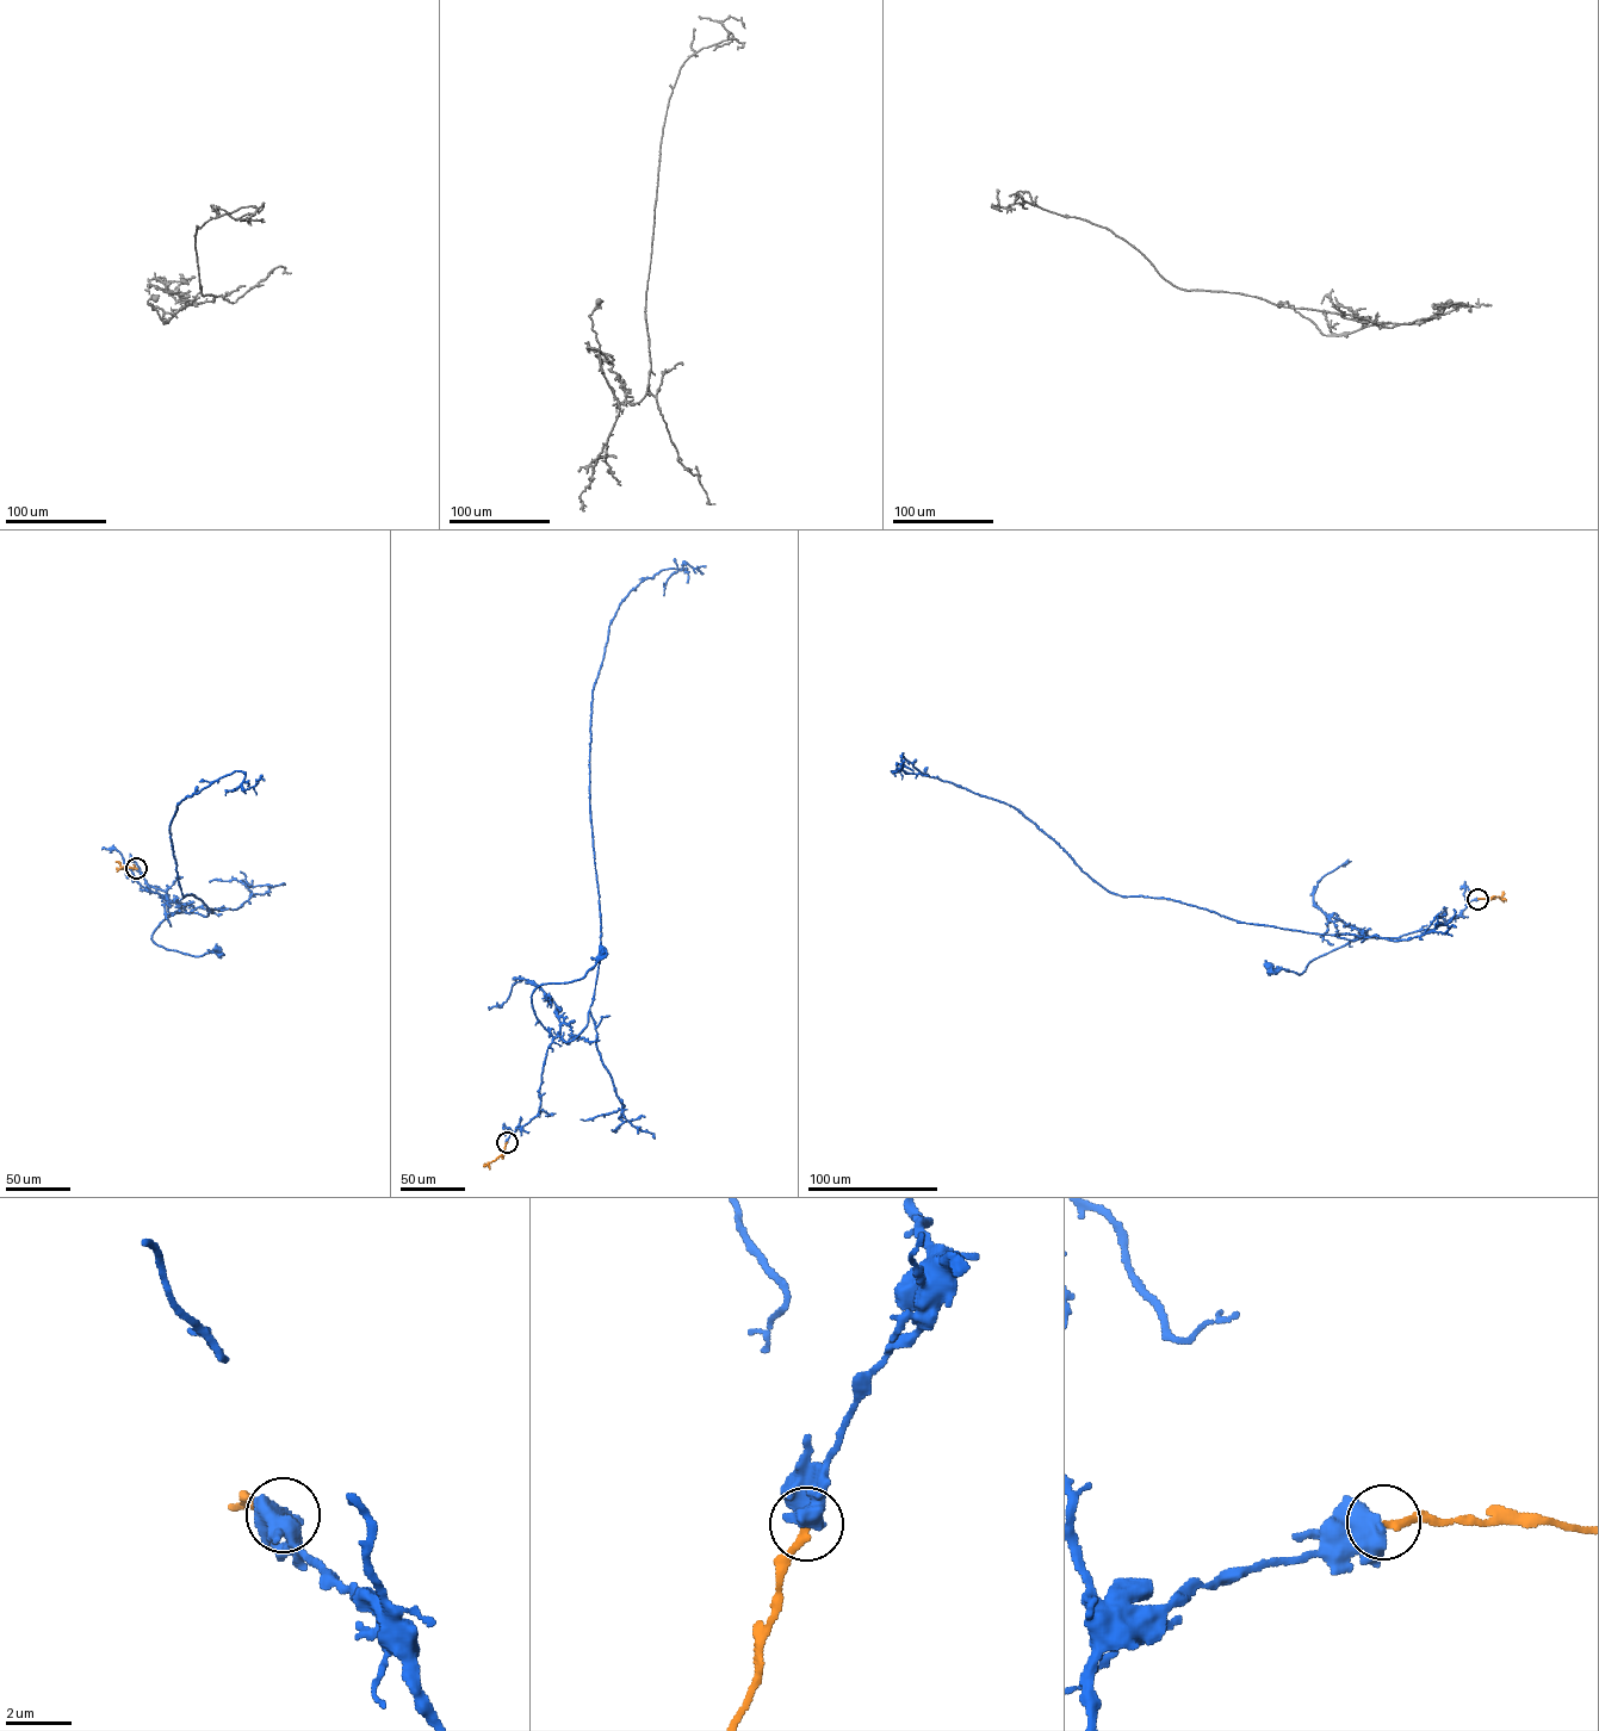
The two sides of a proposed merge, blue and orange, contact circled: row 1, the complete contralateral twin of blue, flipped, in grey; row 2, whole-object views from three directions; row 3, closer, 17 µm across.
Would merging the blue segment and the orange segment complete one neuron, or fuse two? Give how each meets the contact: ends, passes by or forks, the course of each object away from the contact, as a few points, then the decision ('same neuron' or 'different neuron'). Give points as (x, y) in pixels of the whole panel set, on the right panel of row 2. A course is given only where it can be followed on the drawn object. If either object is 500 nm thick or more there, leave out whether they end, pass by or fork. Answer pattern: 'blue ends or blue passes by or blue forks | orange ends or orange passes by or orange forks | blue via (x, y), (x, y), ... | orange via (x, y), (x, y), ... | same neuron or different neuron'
blue passes by | orange ends | blue via (1477, 899), (1468, 903), (1460, 916), (1433, 929), (1399, 937), (1361, 936), (1312, 961), (1300, 974), (1270, 966) | orange via (1477, 899), (1500, 898), (1503, 892) | same neuron

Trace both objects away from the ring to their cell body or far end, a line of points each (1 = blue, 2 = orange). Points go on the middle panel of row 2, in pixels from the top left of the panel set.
1: (507, 1142), (538, 1114), (543, 1063), (555, 1037), (535, 1016), (533, 991), (581, 979), (601, 951)
2: (507, 1142), (500, 1155), (488, 1166), (484, 1164)

